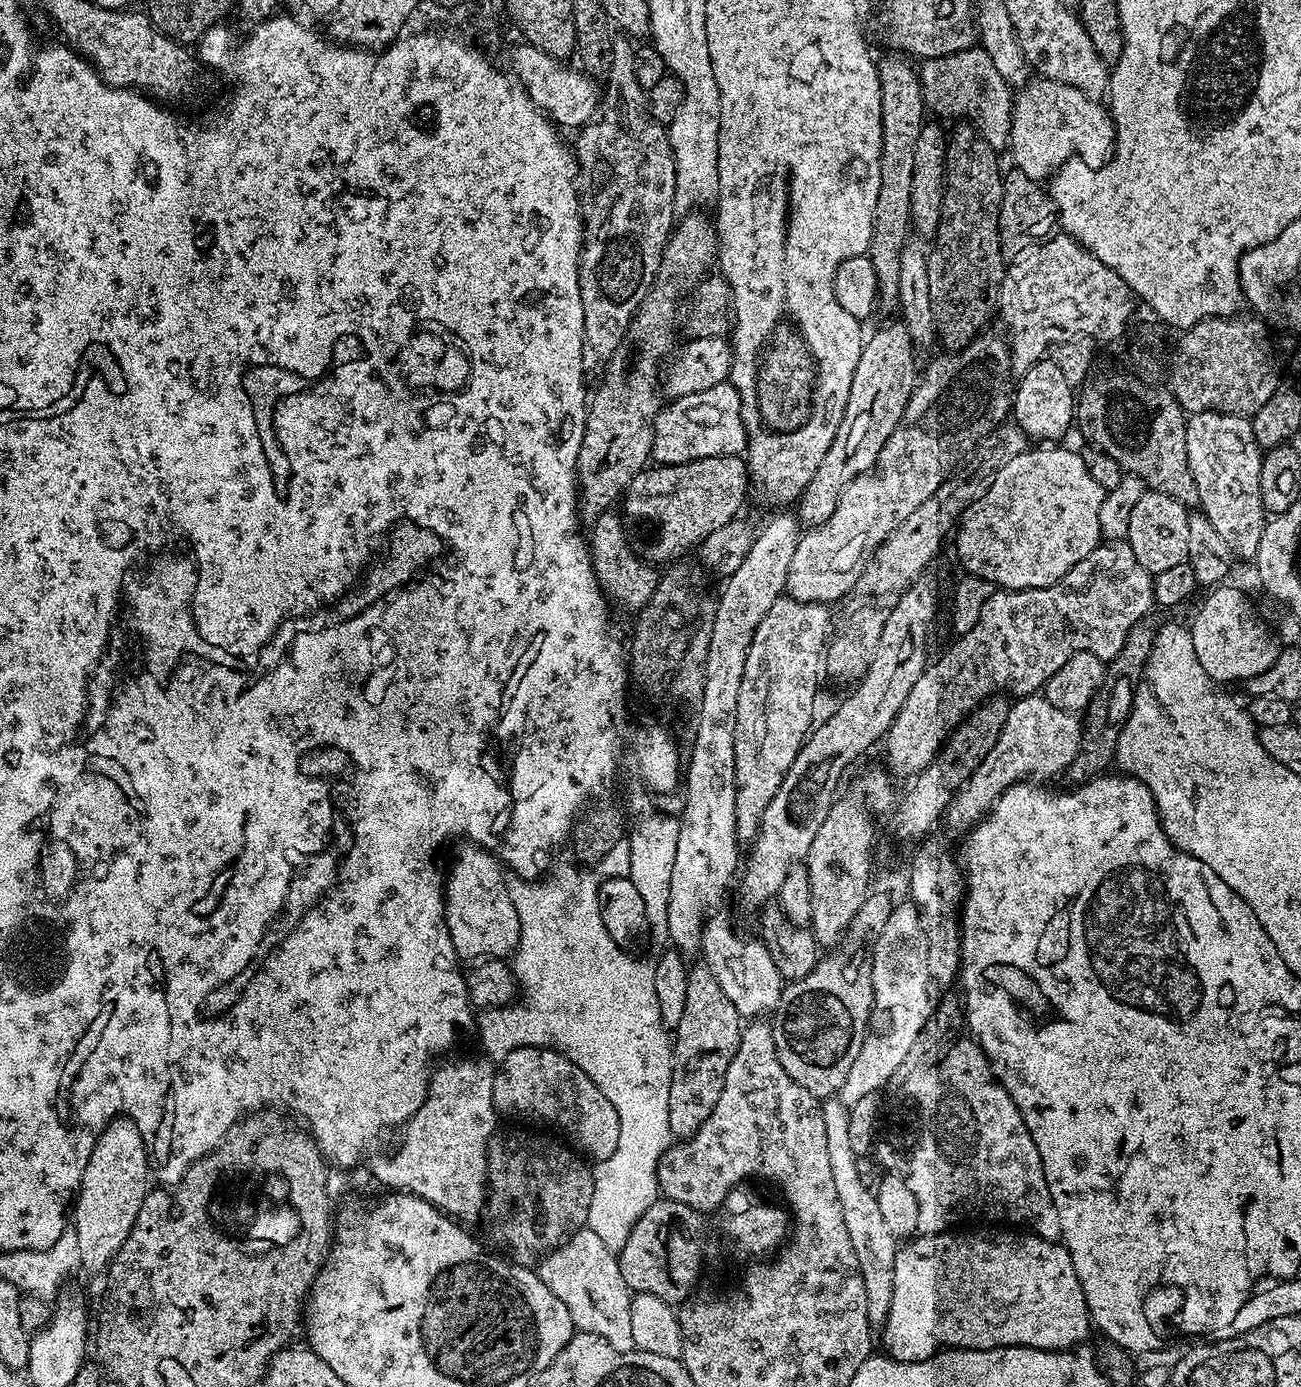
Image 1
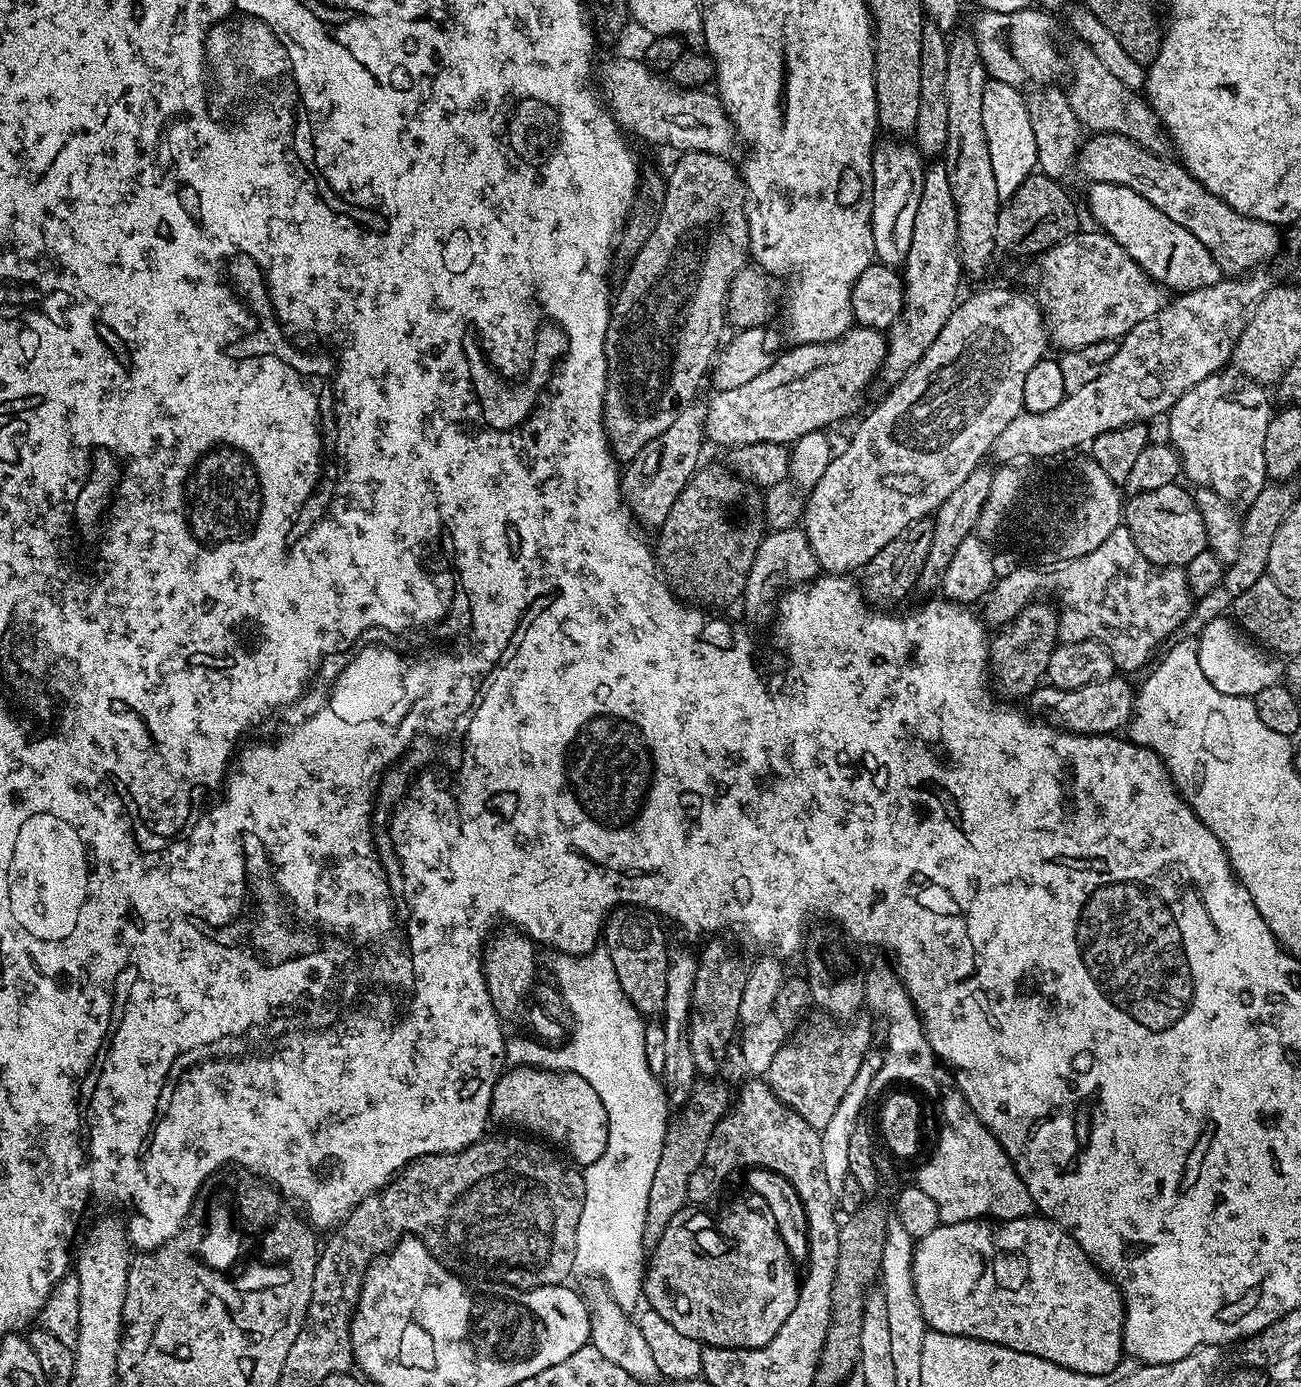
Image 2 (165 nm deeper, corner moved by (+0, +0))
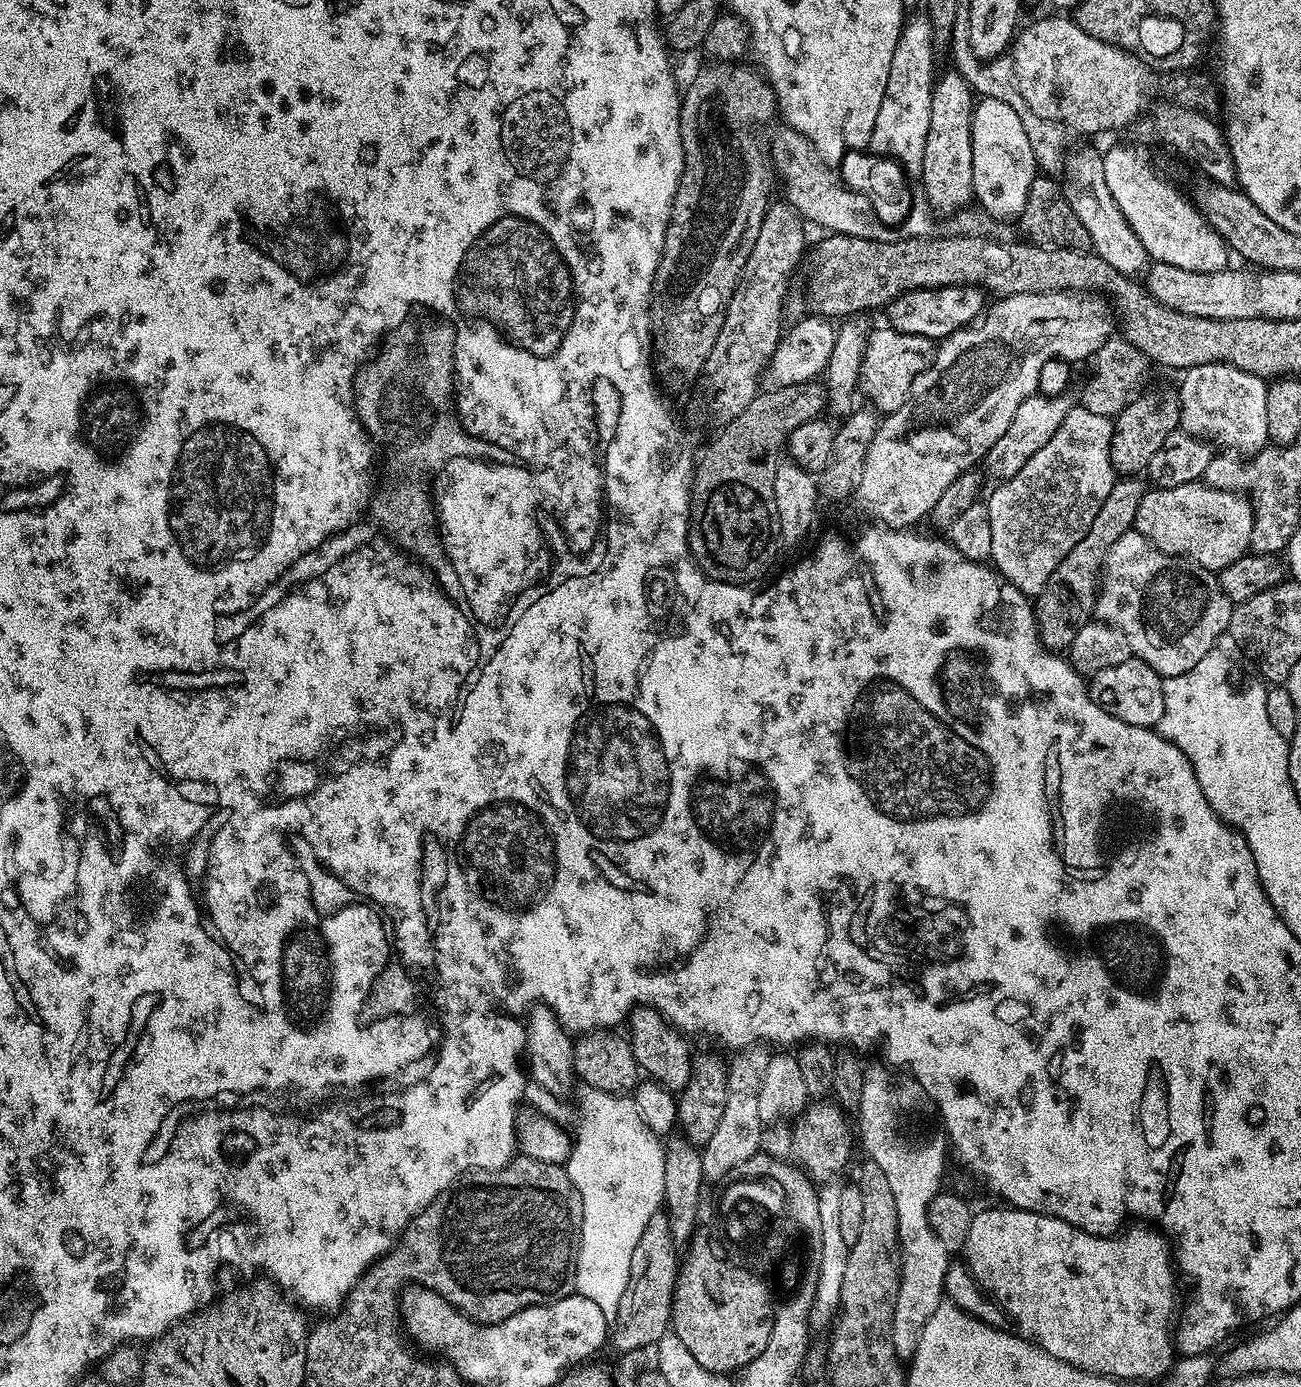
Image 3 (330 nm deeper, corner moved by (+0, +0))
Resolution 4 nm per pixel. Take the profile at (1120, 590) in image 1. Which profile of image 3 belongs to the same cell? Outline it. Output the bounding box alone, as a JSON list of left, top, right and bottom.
[1090,530,1230,680]

